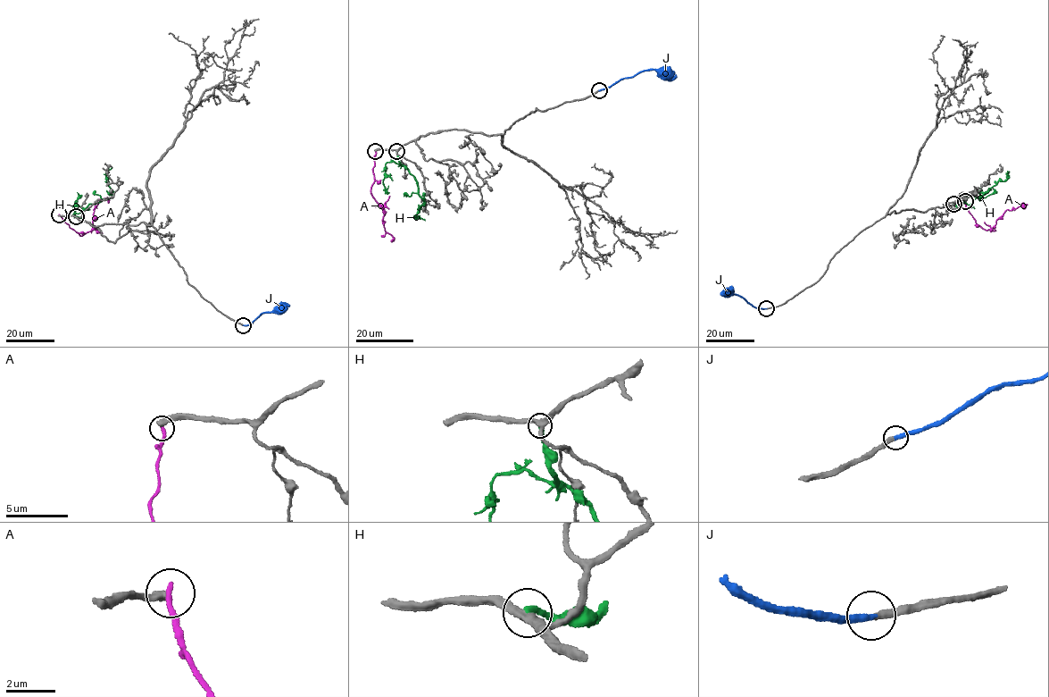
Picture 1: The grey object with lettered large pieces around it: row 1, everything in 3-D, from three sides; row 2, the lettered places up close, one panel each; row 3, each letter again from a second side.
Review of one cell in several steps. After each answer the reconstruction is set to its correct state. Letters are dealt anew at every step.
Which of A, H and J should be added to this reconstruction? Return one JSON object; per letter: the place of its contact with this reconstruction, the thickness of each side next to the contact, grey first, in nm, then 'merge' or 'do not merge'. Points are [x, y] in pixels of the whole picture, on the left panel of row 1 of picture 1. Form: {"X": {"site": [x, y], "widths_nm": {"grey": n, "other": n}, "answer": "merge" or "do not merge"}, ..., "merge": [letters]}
{"A": {"site": [59, 214], "widths_nm": {"grey": 360, "other": 240}, "answer": "do not merge"}, "H": {"site": [76, 216], "widths_nm": {"grey": 320, "other": 280}, "answer": "do not merge"}, "J": {"site": [243, 325], "widths_nm": {"grey": 320, "other": 320}, "answer": "merge"}, "merge": ["J"]}

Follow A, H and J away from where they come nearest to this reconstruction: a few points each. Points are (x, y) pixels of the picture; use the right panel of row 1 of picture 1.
A: (965, 202), (977, 224), (985, 230), (994, 227), (1007, 209), (1013, 210), (1022, 204), (1025, 208)
H: (953, 204), (959, 206), (966, 197), (980, 197), (999, 181), (1006, 179), (1008, 172)
J: (766, 308), (757, 308), (737, 295), (728, 295), (727, 289)

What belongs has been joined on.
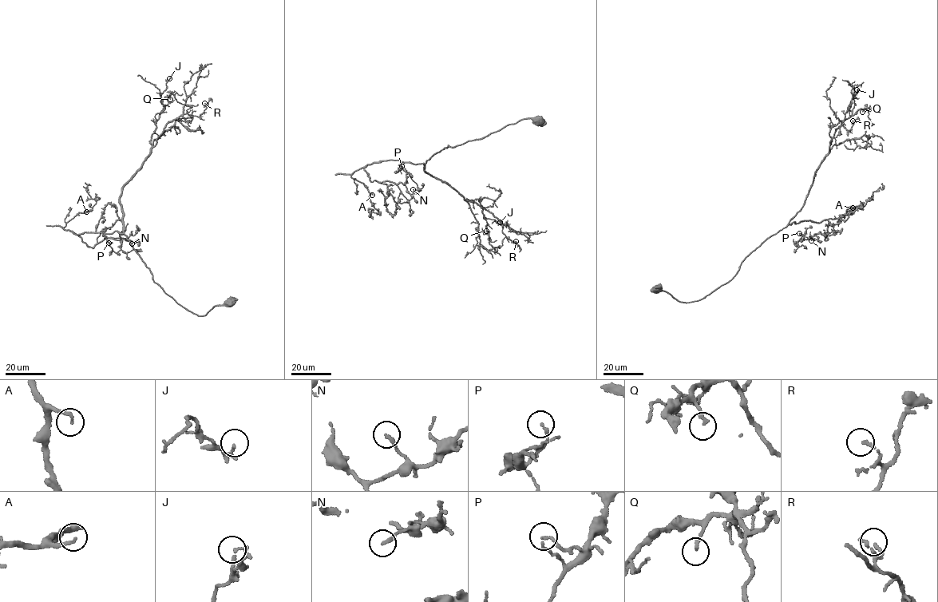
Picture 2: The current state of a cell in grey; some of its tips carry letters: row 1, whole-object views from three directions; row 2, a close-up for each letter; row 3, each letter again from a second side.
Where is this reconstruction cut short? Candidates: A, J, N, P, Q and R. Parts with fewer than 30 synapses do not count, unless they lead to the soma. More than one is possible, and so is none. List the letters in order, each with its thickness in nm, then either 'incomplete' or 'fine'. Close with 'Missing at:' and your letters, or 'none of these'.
A: 150 nm | incomplete
J: 150 nm | fine
N: 190 nm | fine
P: 110 nm | fine
Q: 180 nm | fine
R: 150 nm | fine
Missing at: A

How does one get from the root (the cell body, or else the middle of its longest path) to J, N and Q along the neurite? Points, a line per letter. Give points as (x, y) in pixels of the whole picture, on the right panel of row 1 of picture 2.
J: (658, 288), (682, 302), (702, 299), (787, 226), (829, 151), (830, 128), (851, 115), (856, 89)
N: (658, 288), (682, 302), (702, 299), (788, 224), (828, 219), (828, 239), (820, 231), (811, 240)
Q: (658, 288), (686, 302), (730, 280), (744, 259), (802, 206), (829, 151), (830, 128), (862, 112)

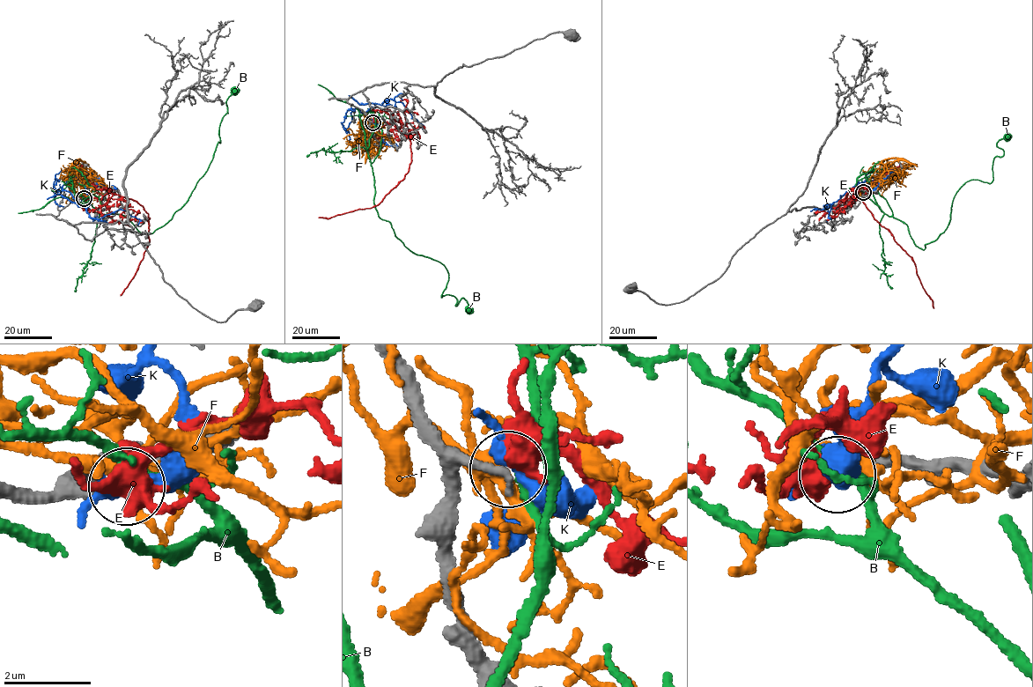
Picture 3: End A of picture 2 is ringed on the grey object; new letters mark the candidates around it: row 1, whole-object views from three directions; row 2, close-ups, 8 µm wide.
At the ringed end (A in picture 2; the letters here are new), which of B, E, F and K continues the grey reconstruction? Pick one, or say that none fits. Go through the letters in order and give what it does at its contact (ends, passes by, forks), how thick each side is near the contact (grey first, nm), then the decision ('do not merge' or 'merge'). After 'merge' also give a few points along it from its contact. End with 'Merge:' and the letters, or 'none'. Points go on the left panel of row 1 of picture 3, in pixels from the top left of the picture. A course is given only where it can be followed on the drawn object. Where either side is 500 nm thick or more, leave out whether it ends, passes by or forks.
B: it passes by; 180 nm thick on the grey side, 200 nm on the other; do not merge
E: it forks there; 220 nm thick on the grey side, 360 nm on the other; do not merge
F: it forks there; 160 nm thick on the grey side, 280 nm on the other; do not merge
K: it passes by; 200 nm thick on the grey side, 220 nm on the other; do not merge
Merge: none

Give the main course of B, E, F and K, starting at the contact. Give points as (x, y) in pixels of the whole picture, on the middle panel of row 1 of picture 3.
B: (373, 122), (378, 216), (410, 250), (443, 264), (441, 297), (455, 306), (463, 298), (468, 310)
E: (372, 121), (382, 126), (397, 121), (407, 135), (411, 160), (404, 178), (373, 207), (329, 217), (318, 217)
F: (373, 123), (365, 134), (367, 142), (358, 145), (352, 154)
K: (372, 121), (375, 128), (368, 131), (359, 112), (388, 99), (400, 102), (421, 124)

